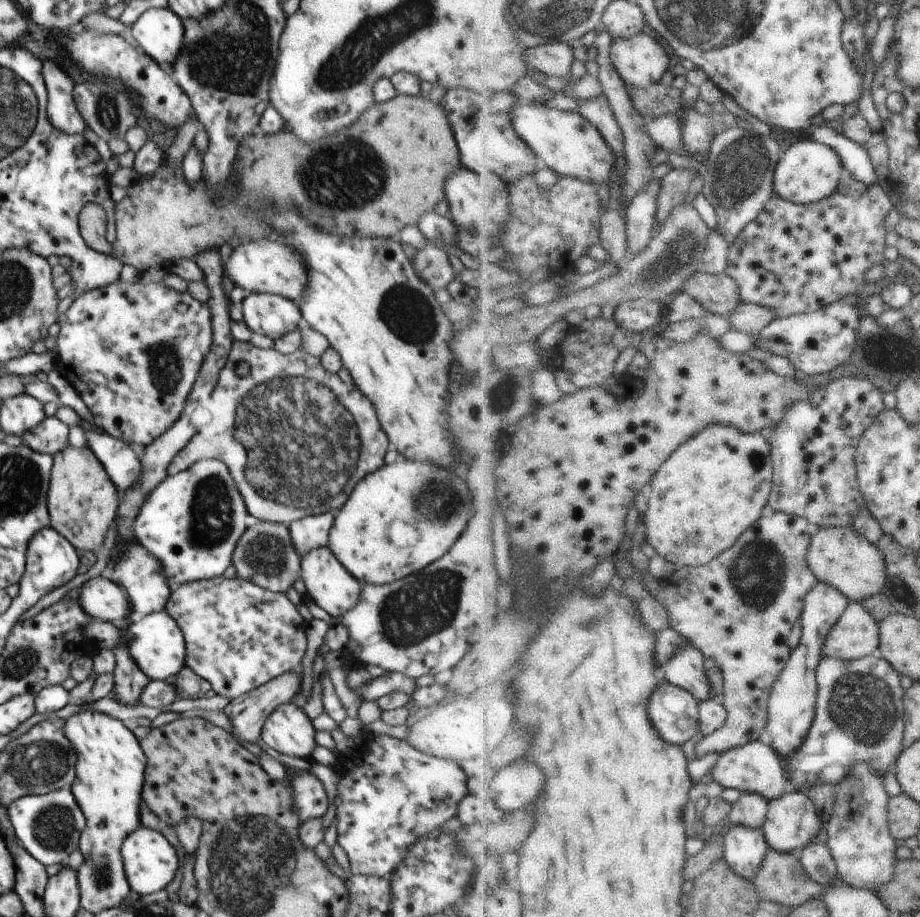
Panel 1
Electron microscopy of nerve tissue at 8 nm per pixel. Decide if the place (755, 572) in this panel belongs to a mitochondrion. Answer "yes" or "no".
yes

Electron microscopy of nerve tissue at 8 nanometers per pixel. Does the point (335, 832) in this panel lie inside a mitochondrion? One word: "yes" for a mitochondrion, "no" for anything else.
no

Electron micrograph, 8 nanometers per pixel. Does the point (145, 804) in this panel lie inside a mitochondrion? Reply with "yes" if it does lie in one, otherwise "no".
no

